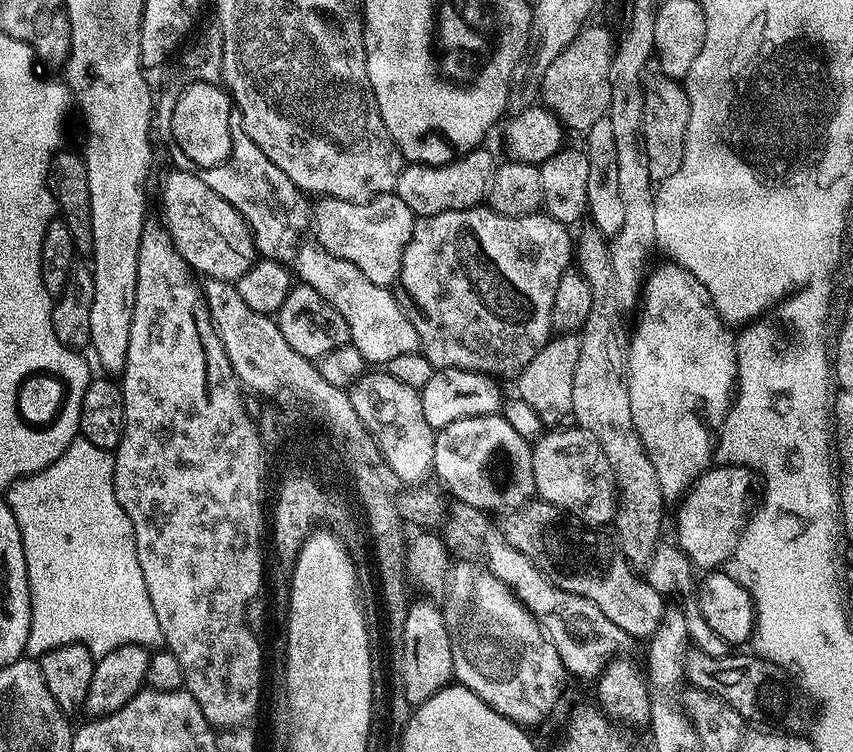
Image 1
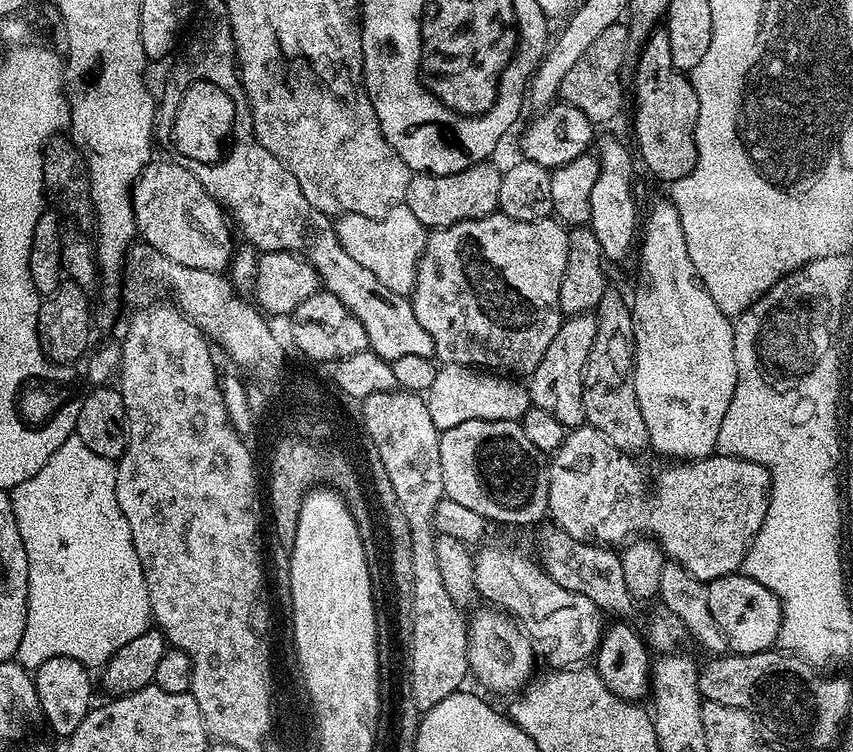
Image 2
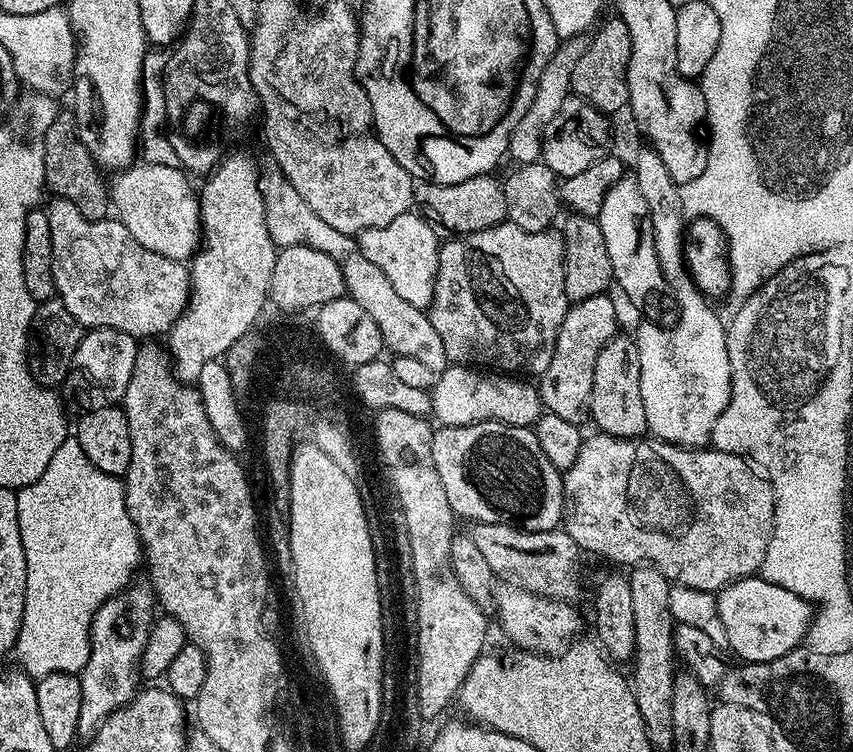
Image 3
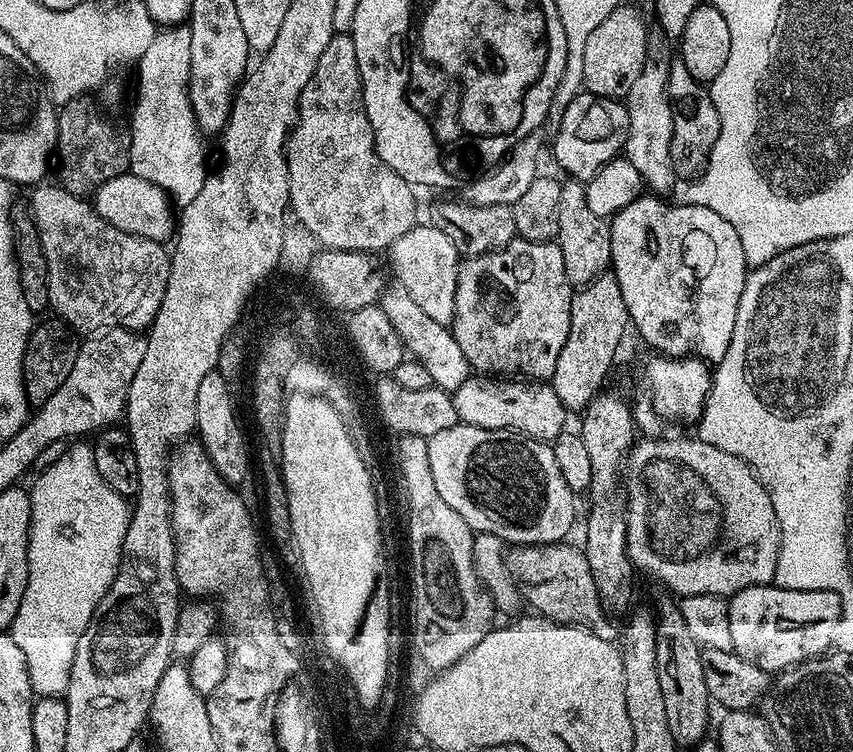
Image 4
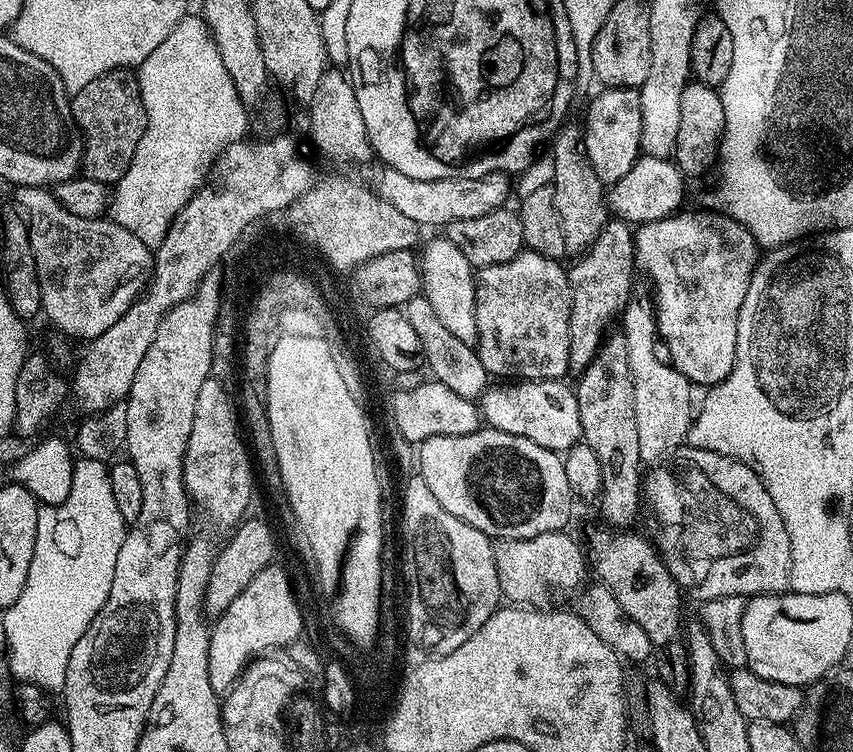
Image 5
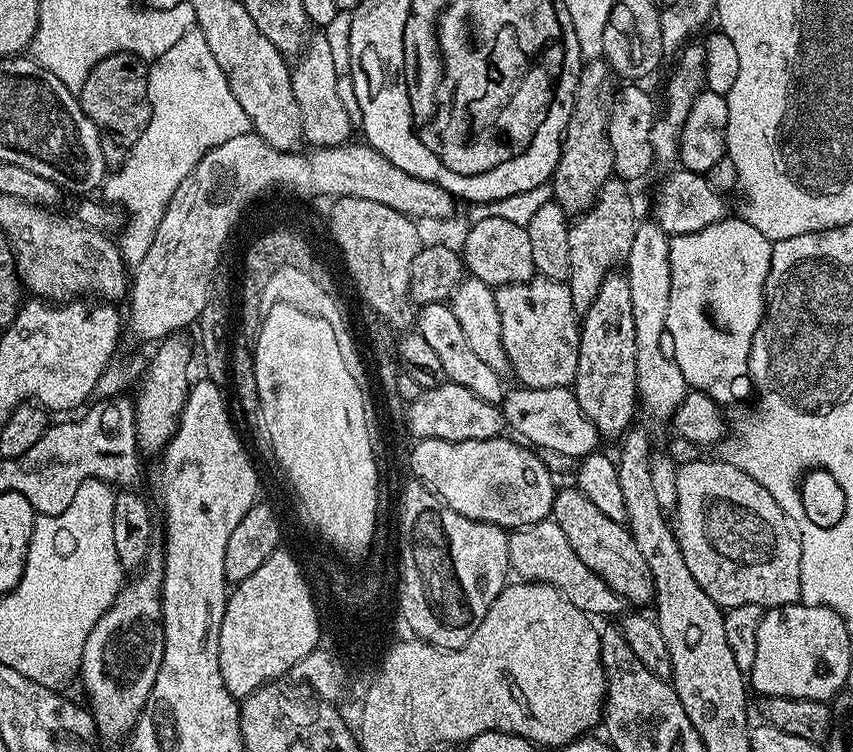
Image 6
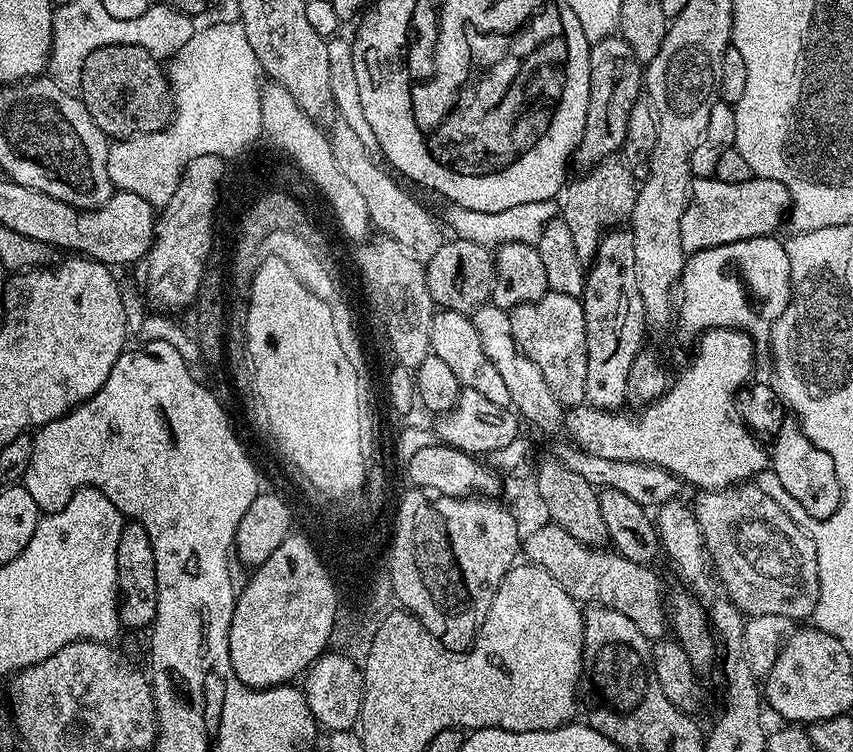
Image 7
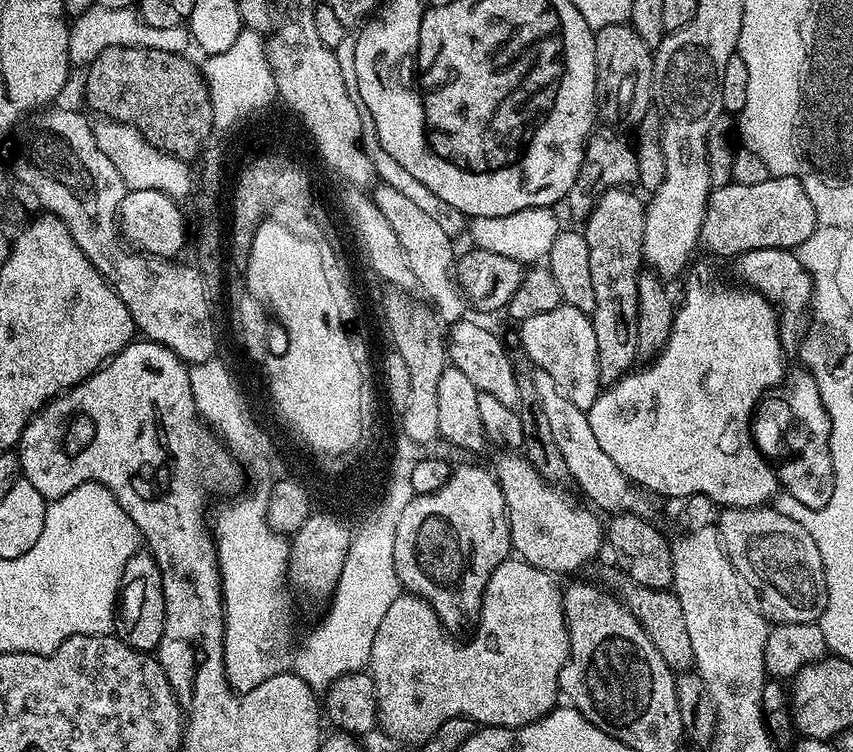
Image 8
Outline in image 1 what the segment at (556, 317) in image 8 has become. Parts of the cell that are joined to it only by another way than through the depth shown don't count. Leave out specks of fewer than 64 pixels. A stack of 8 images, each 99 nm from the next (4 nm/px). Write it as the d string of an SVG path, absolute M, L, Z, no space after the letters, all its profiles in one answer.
M487 206L422 216L413 223L410 242L406 242L406 248L402 254L400 279L394 291L406 318L410 318L414 330L418 330L419 351L424 353L424 357L430 361L433 369L461 368L467 372L481 372L483 376L493 378L519 376L522 369L530 362L530 358L534 358L534 354L538 354L538 350L542 350L542 346L546 346L553 335L550 310L554 310L554 290L558 290L558 278L562 278L562 274L574 260L574 236L568 232L571 232L569 225L558 222L553 216L547 214L503 216Z

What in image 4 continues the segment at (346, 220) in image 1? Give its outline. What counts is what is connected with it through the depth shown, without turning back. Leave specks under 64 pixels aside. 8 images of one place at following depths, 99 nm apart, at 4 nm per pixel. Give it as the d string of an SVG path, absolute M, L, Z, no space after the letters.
M420 222L391 244L386 255L392 259L395 283L404 288L406 294L418 302L419 308L434 318L434 322L451 325L456 317L456 275L461 262L454 242L450 242L450 238L446 238L435 224Z

